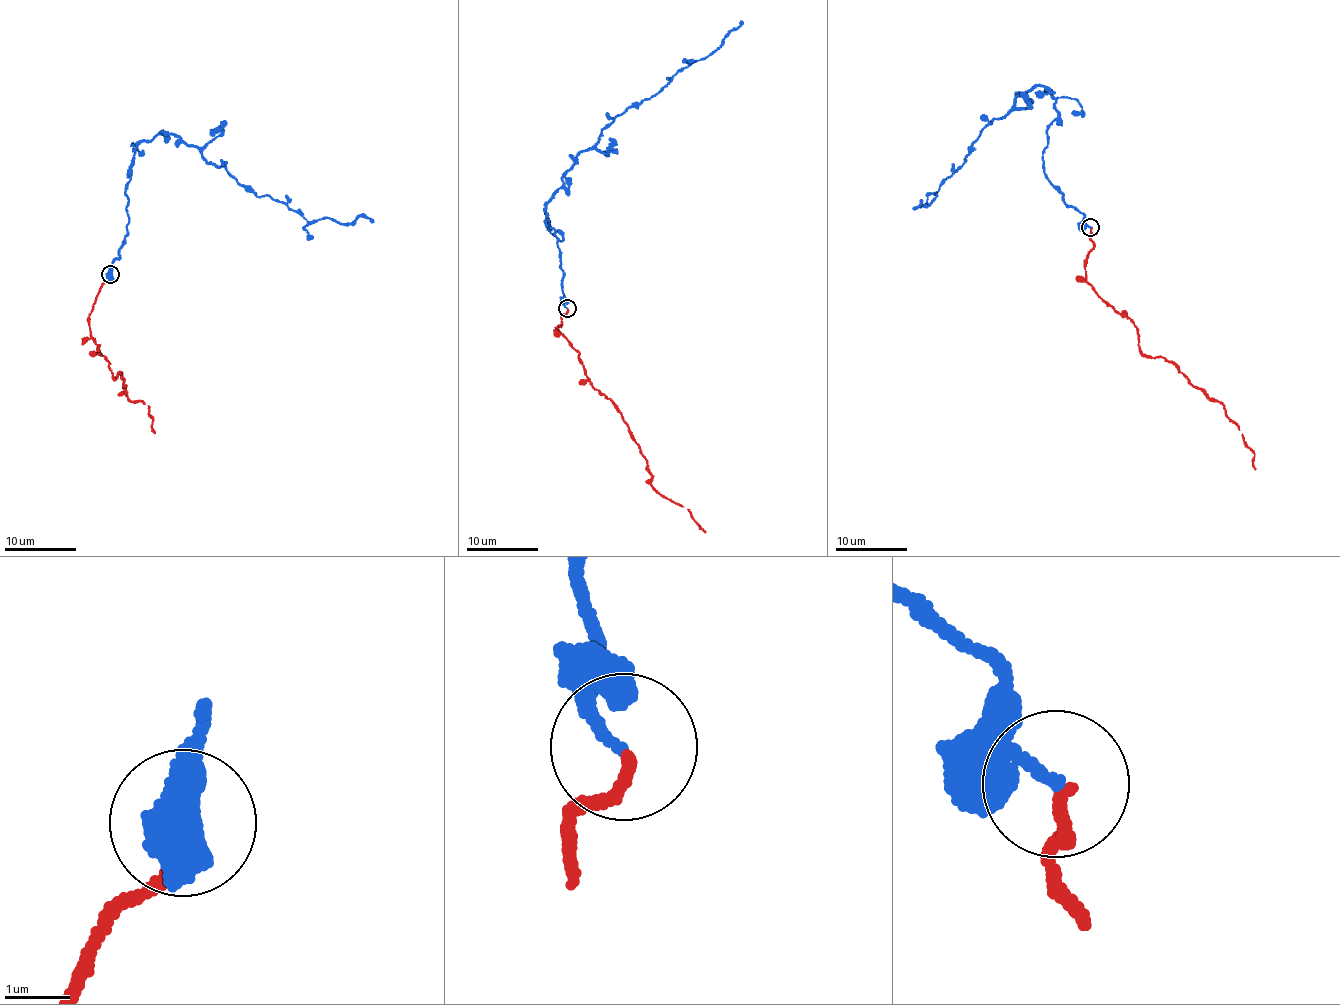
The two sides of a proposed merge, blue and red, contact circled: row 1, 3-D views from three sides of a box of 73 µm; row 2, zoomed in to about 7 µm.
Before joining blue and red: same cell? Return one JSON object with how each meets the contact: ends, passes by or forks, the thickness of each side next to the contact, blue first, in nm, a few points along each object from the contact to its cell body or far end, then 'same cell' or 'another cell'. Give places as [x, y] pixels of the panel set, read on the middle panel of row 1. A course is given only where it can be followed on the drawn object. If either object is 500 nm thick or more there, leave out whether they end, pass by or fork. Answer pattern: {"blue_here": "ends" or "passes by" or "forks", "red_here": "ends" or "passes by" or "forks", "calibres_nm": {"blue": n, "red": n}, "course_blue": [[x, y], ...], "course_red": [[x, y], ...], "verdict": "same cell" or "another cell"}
{"blue_here": "ends", "red_here": "ends", "calibres_nm": {"blue": 190, "red": 170}, "course_blue": [[567, 308], [556, 237], [544, 220], [563, 175], [612, 119], [707, 57], [741, 21]], "course_red": [[567, 309], [556, 328], [577, 352], [587, 381], [616, 406], [646, 458], [650, 486], [688, 509], [705, 532]], "verdict": "same cell"}

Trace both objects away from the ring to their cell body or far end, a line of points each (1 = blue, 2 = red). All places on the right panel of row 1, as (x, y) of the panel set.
1: (1090, 227), (1045, 172), (1046, 126), (1057, 117), (1042, 86), (985, 124), (937, 197), (912, 209)
2: (1090, 228), (1086, 280), (1135, 325), (1144, 354), (1167, 359), (1195, 387), (1217, 400), (1255, 455), (1255, 469)

